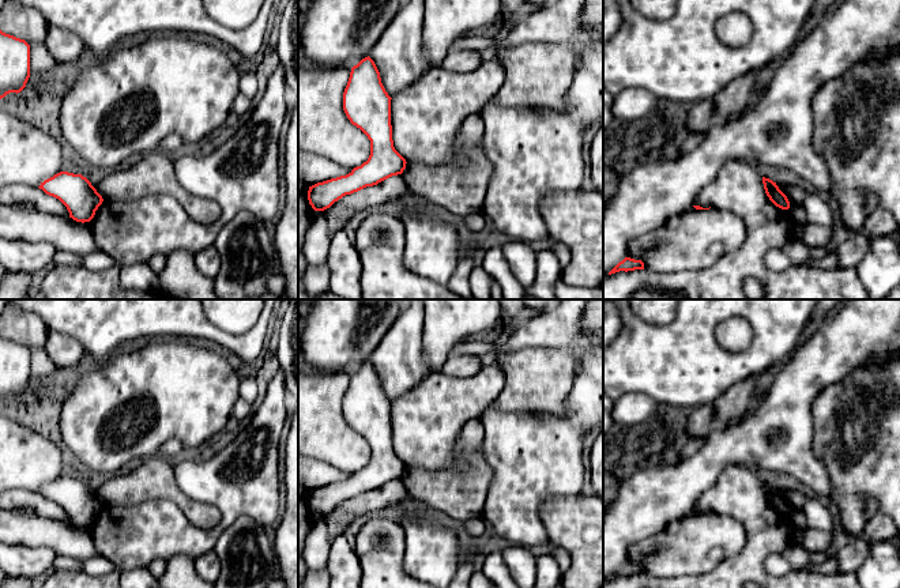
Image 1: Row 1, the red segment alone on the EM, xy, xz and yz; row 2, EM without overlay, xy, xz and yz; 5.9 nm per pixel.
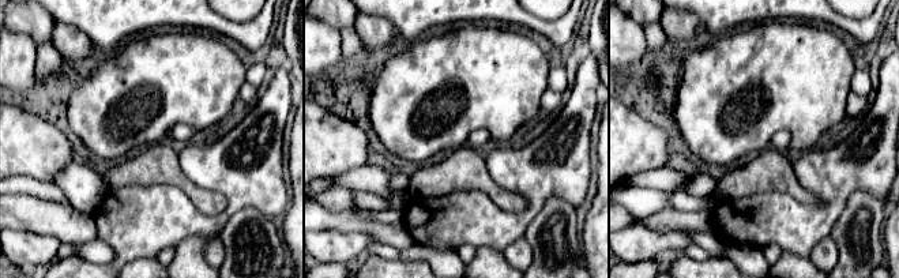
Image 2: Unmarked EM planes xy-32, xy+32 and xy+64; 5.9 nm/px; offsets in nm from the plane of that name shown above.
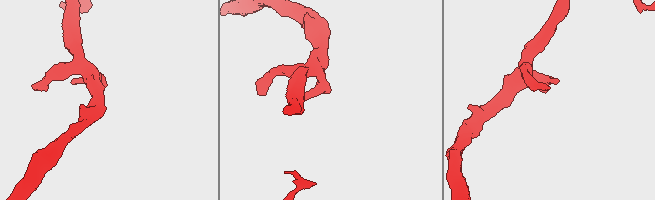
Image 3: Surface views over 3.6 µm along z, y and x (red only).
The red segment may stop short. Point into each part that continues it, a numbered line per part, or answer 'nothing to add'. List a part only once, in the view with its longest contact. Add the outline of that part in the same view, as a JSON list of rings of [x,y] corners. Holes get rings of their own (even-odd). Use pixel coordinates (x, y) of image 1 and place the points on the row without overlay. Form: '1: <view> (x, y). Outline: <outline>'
nothing to add

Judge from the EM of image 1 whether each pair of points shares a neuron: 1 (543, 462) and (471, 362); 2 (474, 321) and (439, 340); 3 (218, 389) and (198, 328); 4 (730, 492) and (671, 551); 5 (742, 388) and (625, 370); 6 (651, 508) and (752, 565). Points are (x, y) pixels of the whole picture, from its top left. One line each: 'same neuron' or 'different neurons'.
1: different neurons
2: same neuron
3: different neurons
4: different neurons
5: different neurons
6: different neurons

